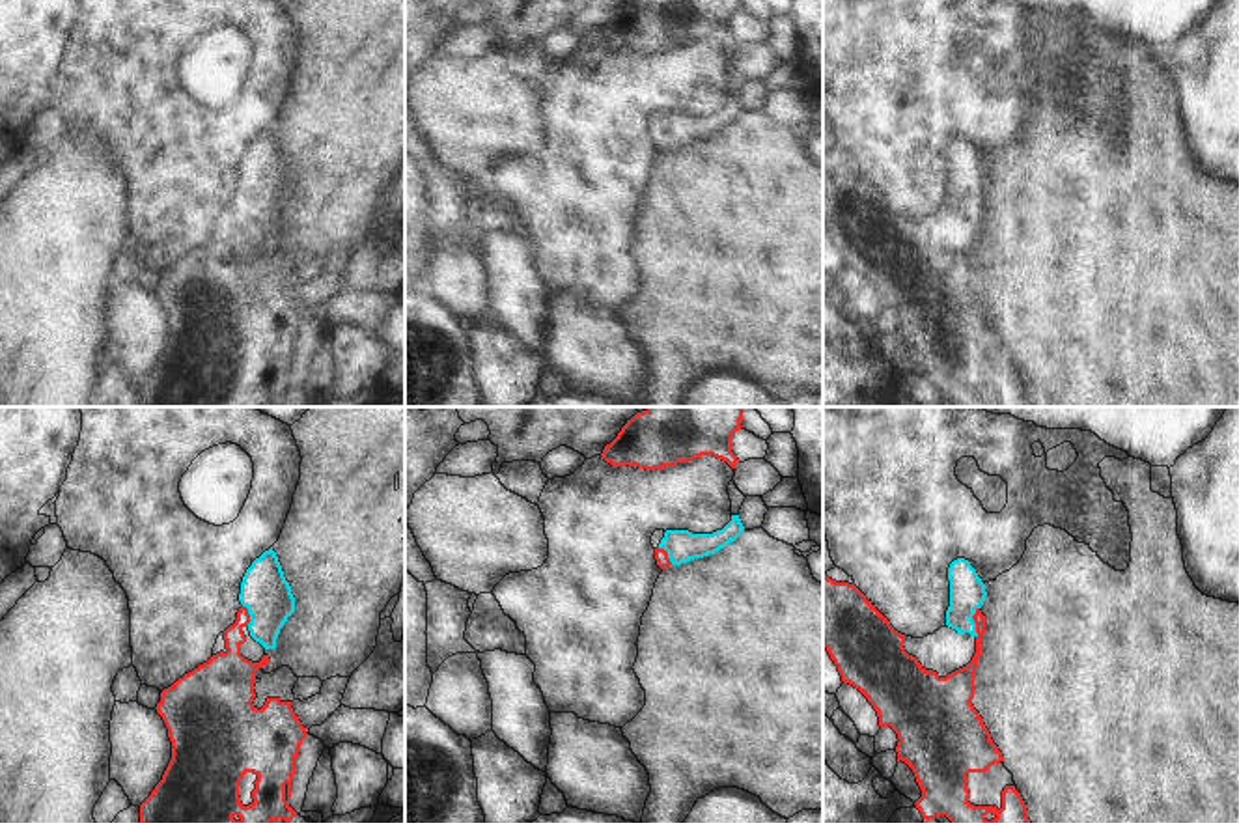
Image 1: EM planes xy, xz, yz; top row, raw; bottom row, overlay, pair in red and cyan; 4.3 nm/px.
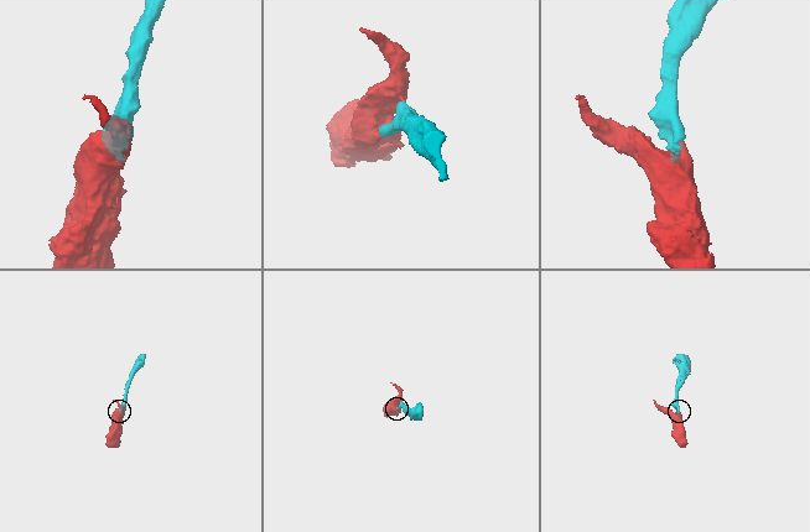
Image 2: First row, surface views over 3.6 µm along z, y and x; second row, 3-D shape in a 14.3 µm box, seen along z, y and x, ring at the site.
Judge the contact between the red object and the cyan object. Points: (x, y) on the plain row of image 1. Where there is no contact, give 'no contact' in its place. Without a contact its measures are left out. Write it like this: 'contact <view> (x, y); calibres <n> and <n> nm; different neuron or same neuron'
contact yz (974, 204); calibres 90 and 160 nm; same neuron

